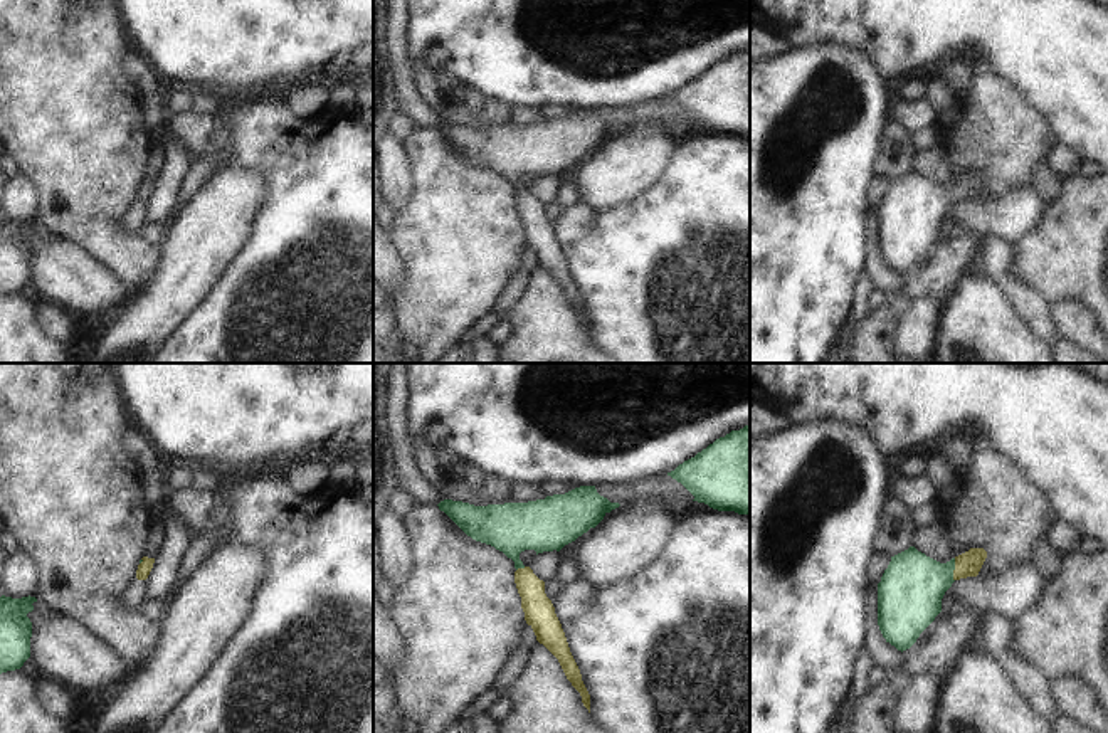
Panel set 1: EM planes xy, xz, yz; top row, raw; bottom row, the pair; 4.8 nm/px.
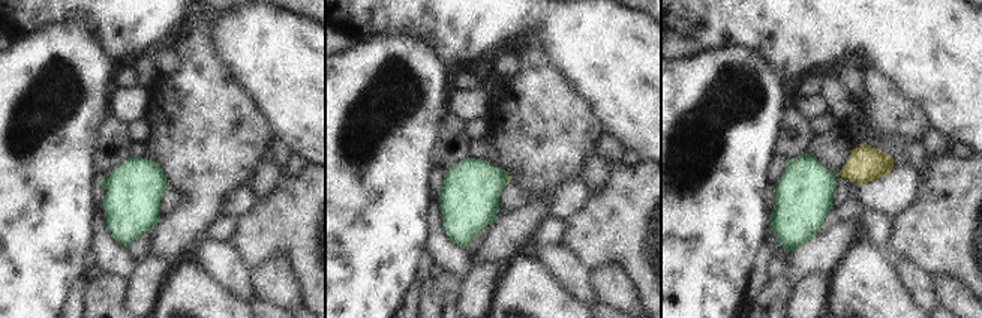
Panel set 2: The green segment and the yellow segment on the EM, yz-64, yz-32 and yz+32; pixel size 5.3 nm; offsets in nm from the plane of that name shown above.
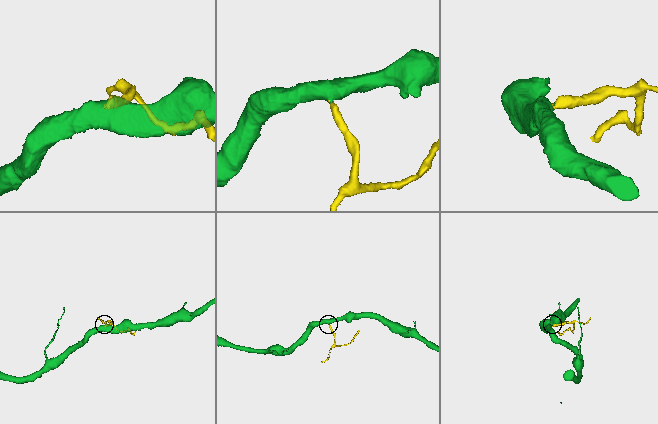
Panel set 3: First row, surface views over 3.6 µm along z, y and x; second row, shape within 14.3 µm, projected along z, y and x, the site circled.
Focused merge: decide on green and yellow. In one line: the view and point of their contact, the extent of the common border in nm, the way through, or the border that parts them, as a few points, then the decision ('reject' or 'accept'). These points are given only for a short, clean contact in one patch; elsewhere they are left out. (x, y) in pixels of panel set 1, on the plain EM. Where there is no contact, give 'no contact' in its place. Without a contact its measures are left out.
contact yz (954, 192); length 110 nm; way yz (910, 216), (920, 205), (954, 192), (969, 187); accept

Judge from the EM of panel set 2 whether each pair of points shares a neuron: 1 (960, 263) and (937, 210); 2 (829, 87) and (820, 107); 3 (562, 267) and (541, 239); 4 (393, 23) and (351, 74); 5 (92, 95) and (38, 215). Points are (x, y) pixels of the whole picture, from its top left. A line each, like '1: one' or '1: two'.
1: one
2: two
3: two
4: two
5: one

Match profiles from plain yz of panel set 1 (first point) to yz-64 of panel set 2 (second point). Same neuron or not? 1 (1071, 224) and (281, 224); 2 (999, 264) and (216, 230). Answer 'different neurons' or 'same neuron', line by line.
1: same neuron
2: same neuron

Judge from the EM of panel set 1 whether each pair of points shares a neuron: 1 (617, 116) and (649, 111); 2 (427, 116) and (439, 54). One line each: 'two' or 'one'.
1: one
2: two

